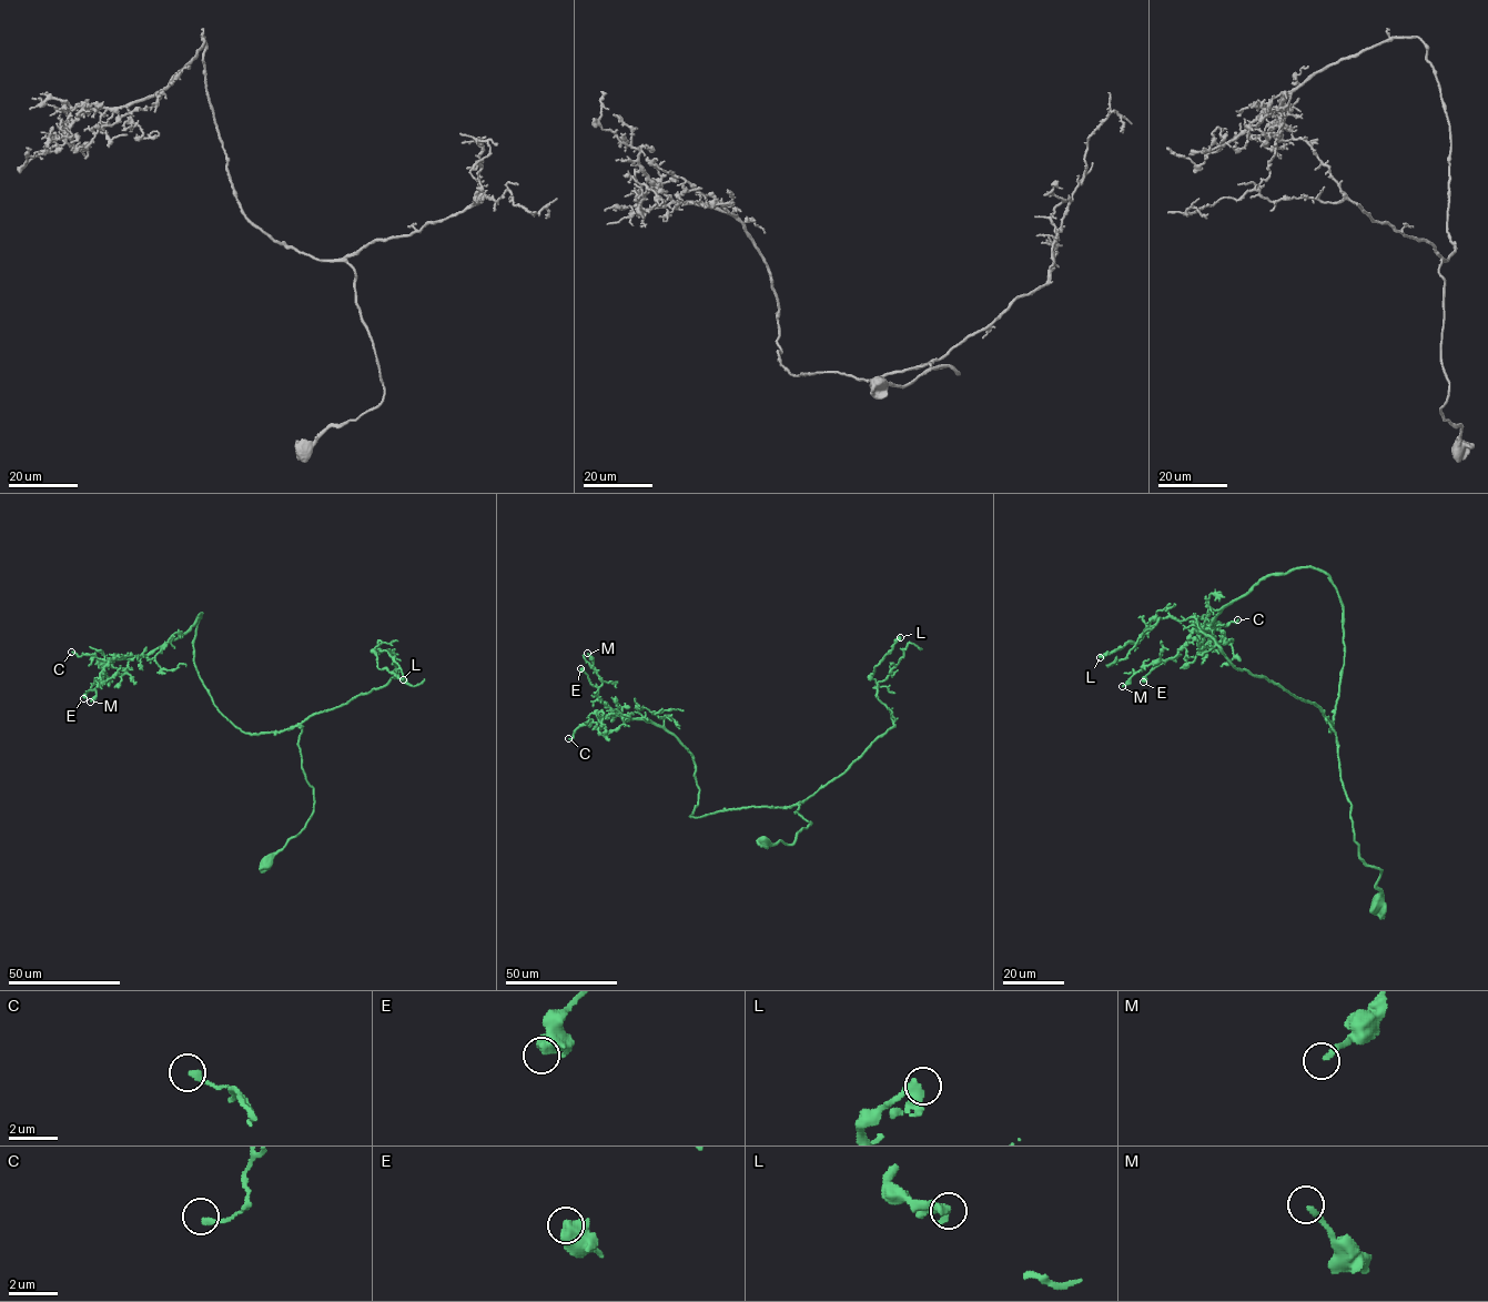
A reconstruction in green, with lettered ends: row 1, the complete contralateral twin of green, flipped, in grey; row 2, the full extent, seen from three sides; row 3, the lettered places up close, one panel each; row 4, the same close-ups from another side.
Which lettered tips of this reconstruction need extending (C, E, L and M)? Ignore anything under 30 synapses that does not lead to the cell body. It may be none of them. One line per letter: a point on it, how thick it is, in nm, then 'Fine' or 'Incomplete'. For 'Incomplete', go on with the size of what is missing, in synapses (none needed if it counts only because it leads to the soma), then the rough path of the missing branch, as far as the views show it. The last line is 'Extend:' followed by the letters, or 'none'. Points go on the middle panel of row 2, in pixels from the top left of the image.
C: Place: (568, 738). Thickness 240 nm. Fine
E: Place: (580, 668). Thickness 600 nm. Fine
L: Place: (900, 637). Thickness 360 nm. Incomplete. Roughly 140 synapses. Course of what is missing: (900, 637), (899, 614), (915, 599), (934, 627), (931, 643), (935, 656)
M: Place: (587, 653). Thickness 200 nm. Fine
Extend: L

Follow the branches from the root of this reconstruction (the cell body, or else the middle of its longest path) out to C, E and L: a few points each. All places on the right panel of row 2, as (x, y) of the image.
C: (1376, 906), (1380, 870), (1359, 856), (1326, 720), (1337, 589), (1309, 566), (1263, 576), (1205, 631), (1237, 619)
E: (1376, 906), (1380, 870), (1359, 856), (1326, 720), (1330, 730), (1344, 658), (1328, 575), (1263, 576), (1143, 682)
L: (1376, 906), (1380, 870), (1359, 856), (1336, 733), (1316, 704), (1237, 669), (1170, 605), (1137, 643), (1100, 657)

